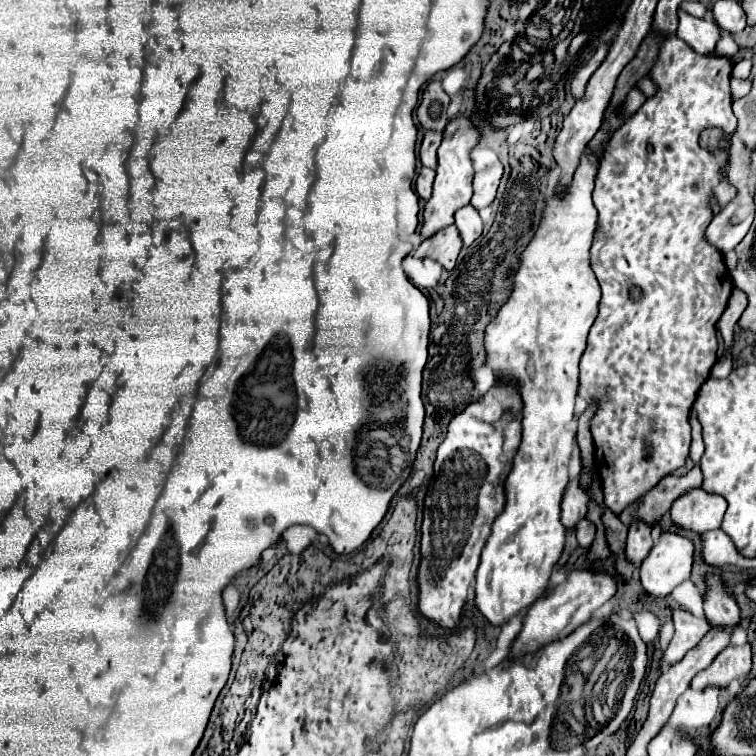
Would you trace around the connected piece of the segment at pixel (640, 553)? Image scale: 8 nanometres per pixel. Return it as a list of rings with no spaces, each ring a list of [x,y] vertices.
[[[641,521],[629,525],[629,537],[627,537],[627,545],[625,545],[625,559],[629,563],[641,563],[649,555],[651,547],[653,547],[651,527],[641,523]]]

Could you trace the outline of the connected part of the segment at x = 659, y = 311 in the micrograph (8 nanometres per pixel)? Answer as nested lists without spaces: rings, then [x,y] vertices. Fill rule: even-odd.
[[[669,35],[661,47],[659,47],[659,55],[655,65],[649,71],[651,81],[657,85],[657,93],[649,99],[645,99],[645,103],[637,109],[635,115],[631,115],[609,139],[605,153],[601,157],[601,165],[597,171],[597,181],[595,181],[595,189],[593,189],[593,203],[597,209],[597,233],[593,237],[593,245],[591,245],[591,269],[597,277],[597,283],[601,287],[601,301],[599,301],[599,315],[595,319],[595,323],[589,329],[589,337],[587,337],[587,349],[581,357],[581,377],[579,377],[579,399],[581,403],[589,403],[591,399],[601,399],[601,405],[595,413],[595,417],[591,419],[591,433],[593,433],[593,443],[595,443],[595,467],[597,467],[597,475],[601,481],[601,489],[603,489],[603,499],[605,505],[613,511],[613,515],[621,513],[621,509],[625,509],[627,505],[631,505],[633,501],[641,499],[649,489],[653,489],[653,485],[657,485],[657,481],[661,481],[661,477],[677,471],[679,467],[685,465],[687,457],[689,457],[689,443],[691,443],[691,425],[689,425],[689,411],[691,405],[697,397],[699,387],[705,383],[705,379],[709,377],[711,367],[717,361],[717,329],[715,323],[719,321],[721,313],[727,307],[727,299],[731,297],[731,289],[733,289],[733,281],[729,277],[729,271],[725,269],[723,257],[721,253],[711,247],[705,239],[703,239],[703,231],[709,225],[709,221],[713,219],[713,213],[709,209],[709,197],[711,197],[711,189],[713,185],[717,185],[719,181],[719,169],[725,163],[725,155],[723,153],[709,153],[705,149],[699,147],[697,139],[701,135],[703,129],[707,127],[721,127],[725,133],[731,133],[737,127],[737,119],[731,111],[731,69],[733,69],[733,61],[721,55],[701,55],[697,51],[693,51],[683,39],[679,39],[677,35]],[[631,285],[639,285],[643,289],[643,299],[641,301],[631,301],[627,289]]]

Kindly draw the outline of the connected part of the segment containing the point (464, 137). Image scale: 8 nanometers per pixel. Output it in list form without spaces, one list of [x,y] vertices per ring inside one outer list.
[[[457,117],[445,127],[443,143],[439,147],[439,163],[437,163],[437,177],[433,183],[433,195],[425,203],[425,211],[423,211],[423,225],[419,231],[421,239],[429,239],[433,233],[445,229],[449,223],[453,223],[455,211],[469,205],[469,199],[473,195],[471,181],[475,173],[469,159],[469,151],[477,145],[477,139],[479,139],[477,129],[465,117]]]

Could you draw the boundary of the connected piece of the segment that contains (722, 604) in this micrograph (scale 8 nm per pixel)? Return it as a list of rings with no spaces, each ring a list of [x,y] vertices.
[[[719,575],[709,579],[709,591],[705,595],[705,617],[711,629],[735,629],[741,621],[737,601],[733,599],[733,595],[725,593]]]

